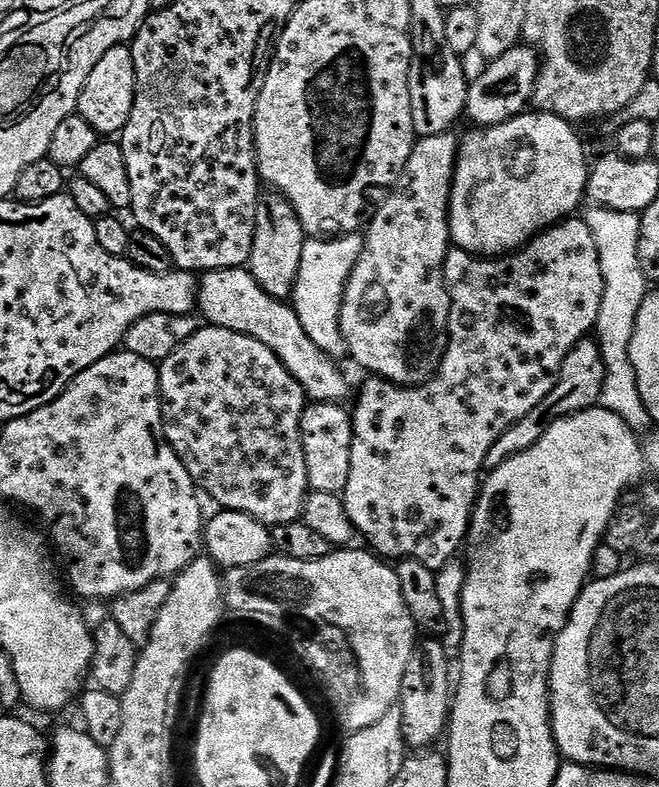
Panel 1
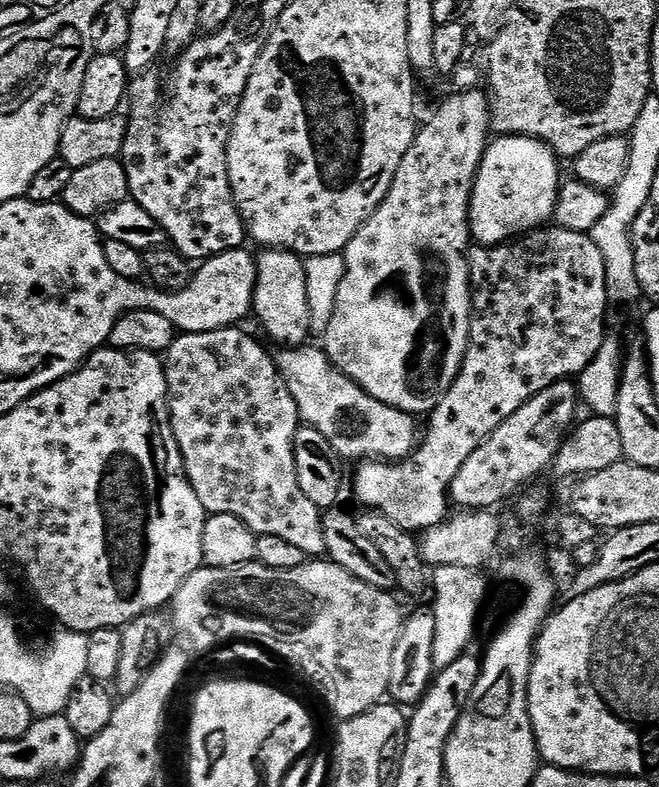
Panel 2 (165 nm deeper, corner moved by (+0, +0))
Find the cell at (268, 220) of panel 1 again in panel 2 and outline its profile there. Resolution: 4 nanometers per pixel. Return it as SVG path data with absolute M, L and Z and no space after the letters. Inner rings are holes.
M264 248L256 256L256 285L252 295L254 320L280 346L300 346L312 332L310 298L306 298L306 270L304 260L285 248Z

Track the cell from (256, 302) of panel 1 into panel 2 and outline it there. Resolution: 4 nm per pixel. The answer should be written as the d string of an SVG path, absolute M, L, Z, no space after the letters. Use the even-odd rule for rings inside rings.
M288 346L274 356L278 370L290 390L290 398L294 398L298 406L301 421L307 427L318 430L318 434L323 434L344 462L391 462L412 455L418 443L417 417L368 396L358 382L351 380L332 364L332 359L324 353L323 347L308 347Z

